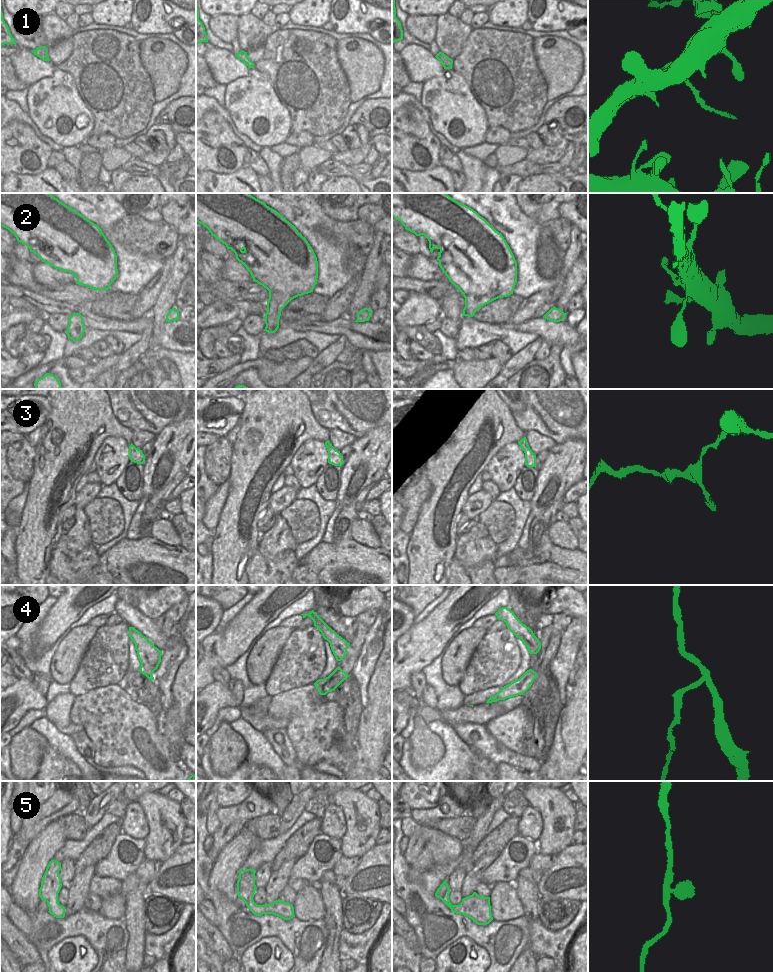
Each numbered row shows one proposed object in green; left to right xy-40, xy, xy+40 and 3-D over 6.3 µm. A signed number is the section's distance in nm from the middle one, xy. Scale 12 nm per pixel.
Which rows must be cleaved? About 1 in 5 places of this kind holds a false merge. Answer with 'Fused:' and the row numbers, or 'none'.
Fused: 1

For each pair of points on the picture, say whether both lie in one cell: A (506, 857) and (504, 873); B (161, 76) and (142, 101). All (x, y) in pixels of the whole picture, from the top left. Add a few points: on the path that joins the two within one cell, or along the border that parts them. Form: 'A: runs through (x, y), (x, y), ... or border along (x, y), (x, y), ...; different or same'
A: runs through (506, 861), (504, 869); same
B: border along (143, 66), (150, 78), (156, 101); different

